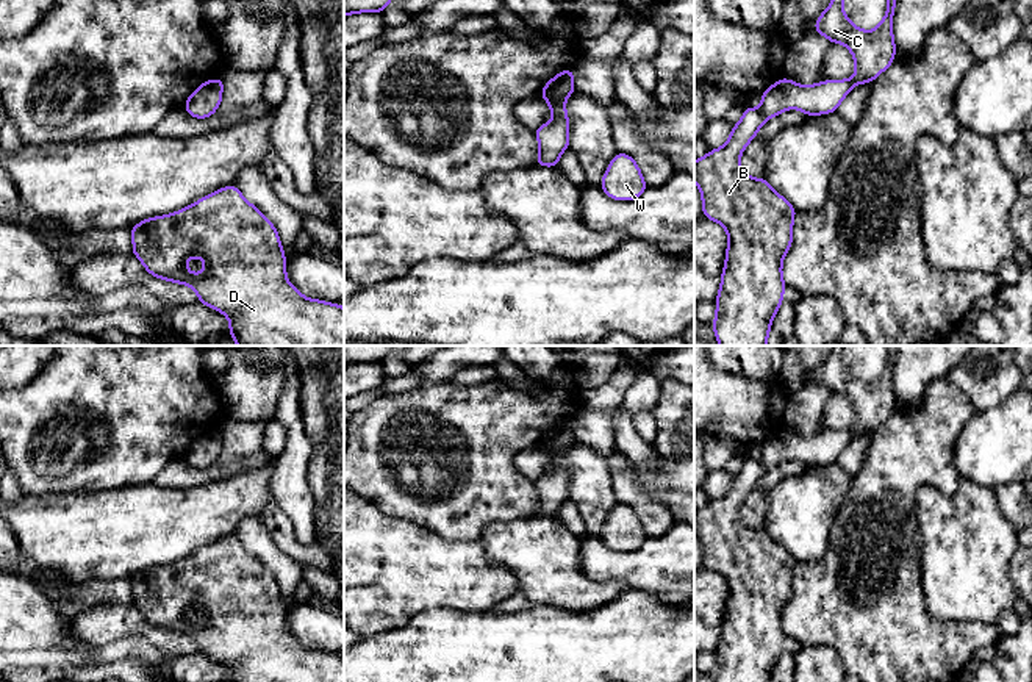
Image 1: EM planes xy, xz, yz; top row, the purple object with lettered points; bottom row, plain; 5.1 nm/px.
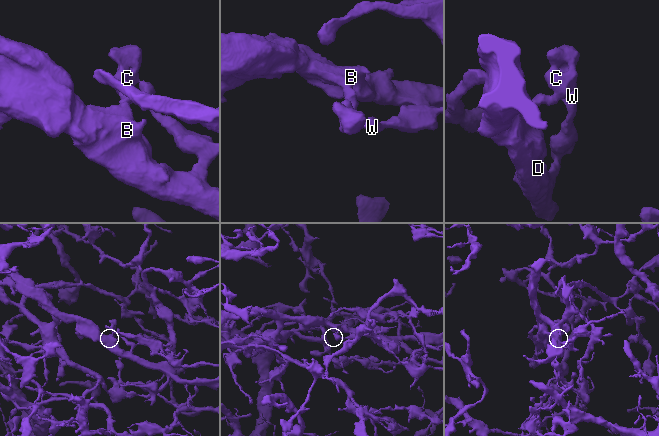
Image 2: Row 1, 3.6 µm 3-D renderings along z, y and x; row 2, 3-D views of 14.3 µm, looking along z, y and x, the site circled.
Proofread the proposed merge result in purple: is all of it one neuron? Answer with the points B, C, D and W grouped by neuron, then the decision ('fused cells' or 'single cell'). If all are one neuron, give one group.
groups B C D W; single cell

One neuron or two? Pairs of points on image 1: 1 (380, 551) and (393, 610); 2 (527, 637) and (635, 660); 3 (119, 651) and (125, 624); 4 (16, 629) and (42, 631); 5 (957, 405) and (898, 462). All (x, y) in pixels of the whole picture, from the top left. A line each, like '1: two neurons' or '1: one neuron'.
1: one neuron
2: one neuron
3: two neurons
4: one neuron
5: one neuron

